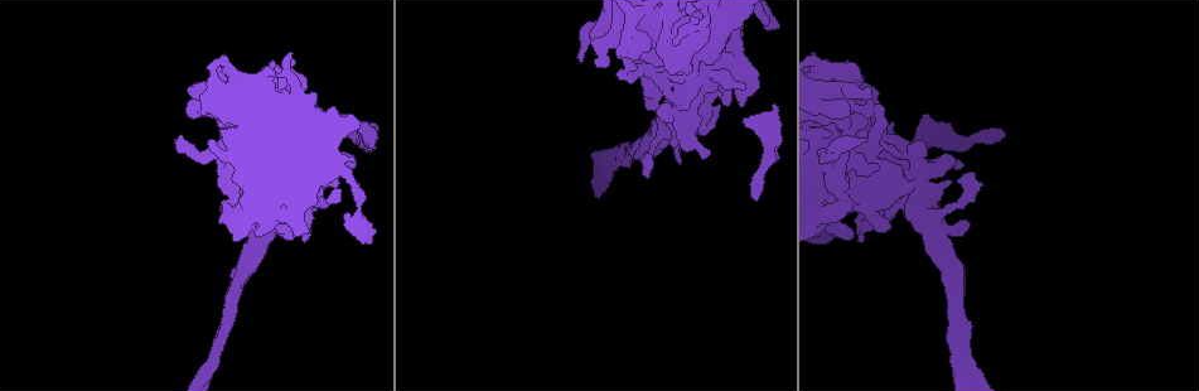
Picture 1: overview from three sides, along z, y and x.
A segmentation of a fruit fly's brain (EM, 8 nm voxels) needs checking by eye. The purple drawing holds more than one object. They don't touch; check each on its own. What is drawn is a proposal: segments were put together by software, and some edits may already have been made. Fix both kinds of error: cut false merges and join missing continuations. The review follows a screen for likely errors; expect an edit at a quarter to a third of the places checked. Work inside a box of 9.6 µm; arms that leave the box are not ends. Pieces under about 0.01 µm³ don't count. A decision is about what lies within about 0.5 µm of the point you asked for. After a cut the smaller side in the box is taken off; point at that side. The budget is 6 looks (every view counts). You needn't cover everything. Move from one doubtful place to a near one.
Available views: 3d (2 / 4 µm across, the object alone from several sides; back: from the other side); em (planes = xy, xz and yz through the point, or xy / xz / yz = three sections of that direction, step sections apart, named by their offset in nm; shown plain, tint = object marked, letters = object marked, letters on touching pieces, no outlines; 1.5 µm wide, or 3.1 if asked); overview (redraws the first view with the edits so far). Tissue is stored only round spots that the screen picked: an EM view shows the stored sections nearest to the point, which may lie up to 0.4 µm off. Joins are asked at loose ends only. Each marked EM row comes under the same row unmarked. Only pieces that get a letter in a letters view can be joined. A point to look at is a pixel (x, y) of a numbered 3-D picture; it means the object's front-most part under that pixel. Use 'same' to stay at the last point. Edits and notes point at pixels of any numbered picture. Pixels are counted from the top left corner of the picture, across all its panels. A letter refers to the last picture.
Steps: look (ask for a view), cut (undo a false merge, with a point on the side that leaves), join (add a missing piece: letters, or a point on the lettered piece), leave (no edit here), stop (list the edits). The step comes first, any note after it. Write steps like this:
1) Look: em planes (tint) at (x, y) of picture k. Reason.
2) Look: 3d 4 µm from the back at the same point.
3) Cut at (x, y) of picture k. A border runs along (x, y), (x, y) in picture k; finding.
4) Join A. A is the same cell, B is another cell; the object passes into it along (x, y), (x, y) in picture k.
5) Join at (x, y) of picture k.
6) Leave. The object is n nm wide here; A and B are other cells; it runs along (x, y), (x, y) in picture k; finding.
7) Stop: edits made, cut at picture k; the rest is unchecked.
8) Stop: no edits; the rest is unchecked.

Look: 3d 2 µm from the back at (869, 224) of picture 1. Sudden change in width.

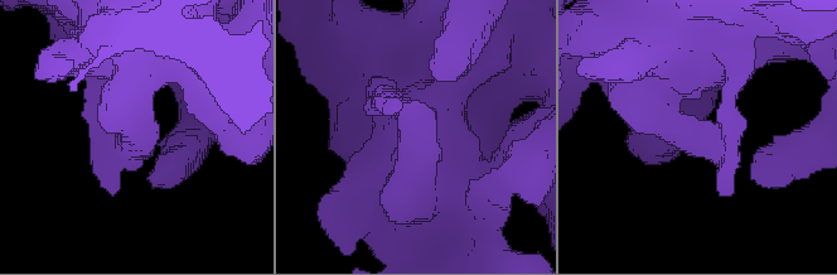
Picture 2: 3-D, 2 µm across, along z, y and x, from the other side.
Look: em xz step 8 (tint) at (414, 135) of picture 2.

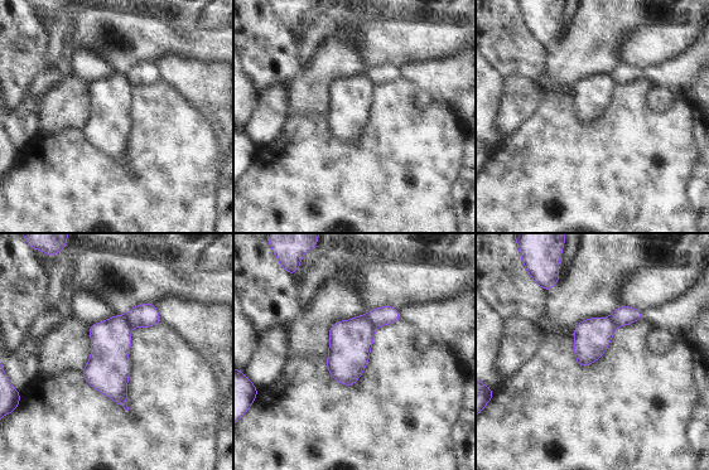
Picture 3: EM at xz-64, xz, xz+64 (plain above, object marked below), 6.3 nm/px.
Look: em xz step 8 (letters) at the same point.

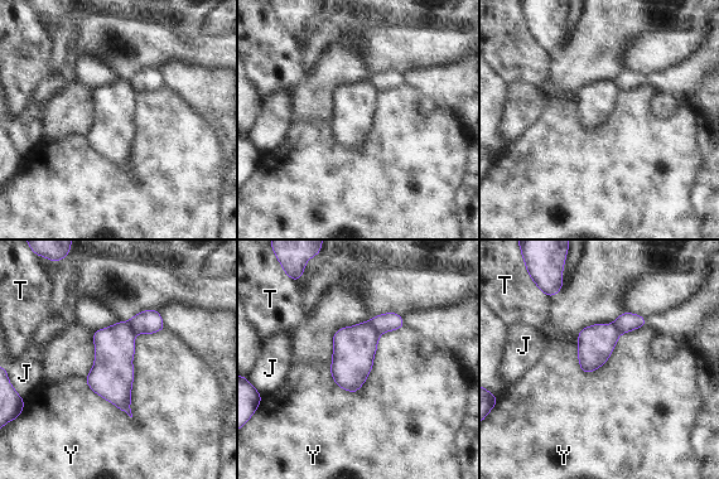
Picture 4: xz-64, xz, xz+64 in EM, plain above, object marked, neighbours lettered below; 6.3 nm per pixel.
Leave. The object is 240 nm wide here; J, T and Y are other cells; a border runs along (164, 328), (88, 388) in picture 4; continuous, no second cell.

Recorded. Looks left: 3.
Look: 3d 2 µm at (680, 163) of picture 1. An open end.

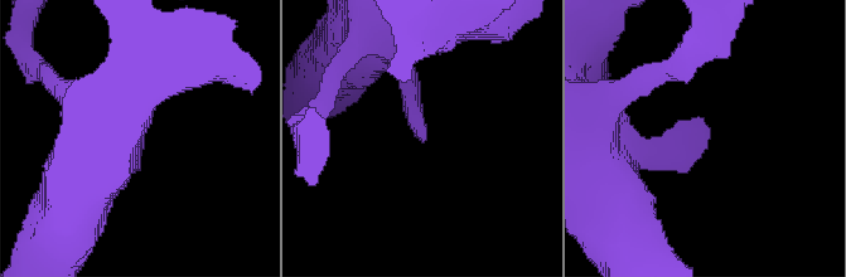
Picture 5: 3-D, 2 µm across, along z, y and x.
Look: em yz step 4 (tint) at (708, 129) of picture 5. Need the tissue.

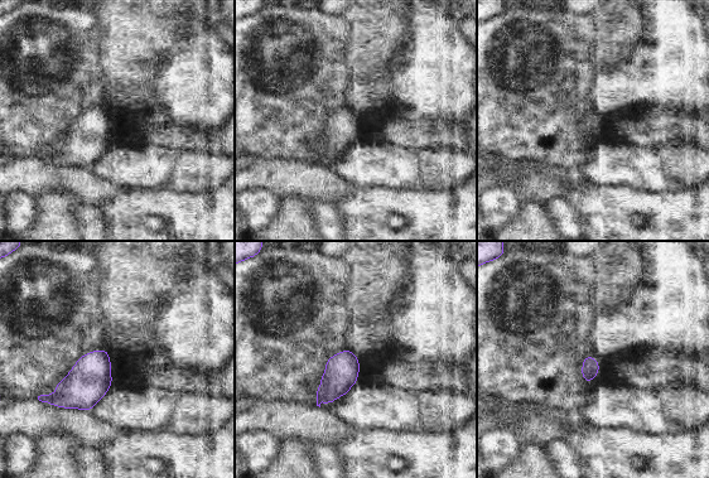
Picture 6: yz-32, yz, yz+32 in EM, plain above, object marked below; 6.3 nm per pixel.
Look: em xz step 8 (letters) at the same point.

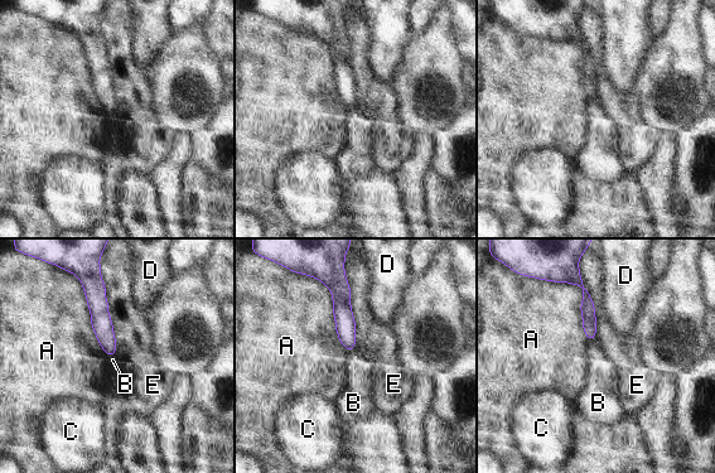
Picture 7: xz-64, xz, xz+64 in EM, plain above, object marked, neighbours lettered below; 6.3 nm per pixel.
Leave. A, B, C, D and E are other cells; none of them fits.

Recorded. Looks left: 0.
Stop: no edits; the rest is unchecked.

